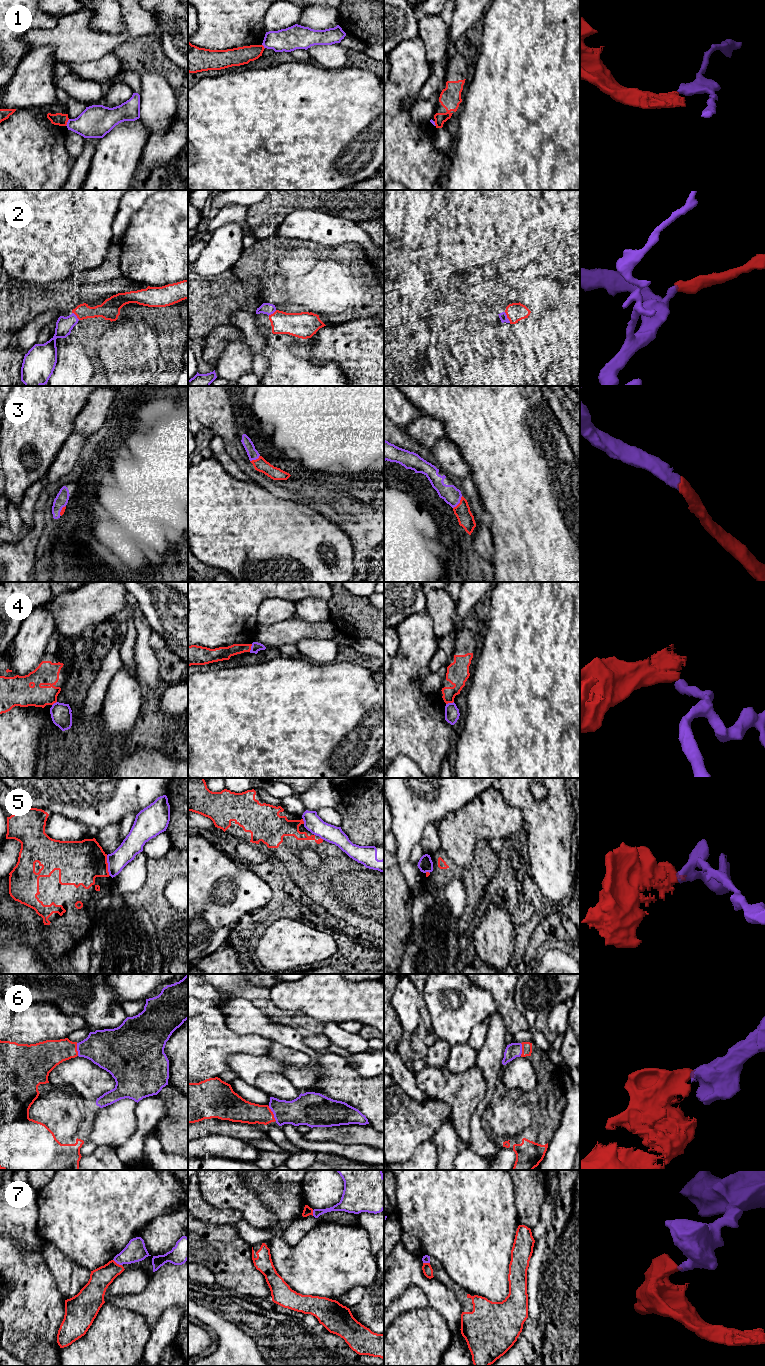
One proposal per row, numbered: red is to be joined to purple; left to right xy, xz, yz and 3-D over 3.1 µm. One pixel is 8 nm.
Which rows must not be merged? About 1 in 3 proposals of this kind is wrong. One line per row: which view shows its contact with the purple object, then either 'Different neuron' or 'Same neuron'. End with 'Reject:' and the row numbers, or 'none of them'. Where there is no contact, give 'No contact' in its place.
1: Touches purple in xy. Different neuron
2: Touches purple in yz. Same neuron
3: Touches purple in yz. Same neuron
4: Touches purple in xz. Different neuron
5: Touches purple in xy. Different neuron
6: Touches purple in xz. Same neuron
7: Touches purple in xy. Different neuron
Reject: 1, 4, 5, 7

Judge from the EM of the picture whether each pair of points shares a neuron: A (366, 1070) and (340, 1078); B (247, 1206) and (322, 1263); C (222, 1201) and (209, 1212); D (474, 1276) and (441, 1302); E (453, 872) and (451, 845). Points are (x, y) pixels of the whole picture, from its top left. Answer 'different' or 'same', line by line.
A: different
B: different
C: different
D: different
E: different

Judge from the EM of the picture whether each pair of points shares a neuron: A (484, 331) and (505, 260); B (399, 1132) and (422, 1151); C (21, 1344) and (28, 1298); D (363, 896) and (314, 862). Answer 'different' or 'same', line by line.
A: different
B: different
C: same
D: different

